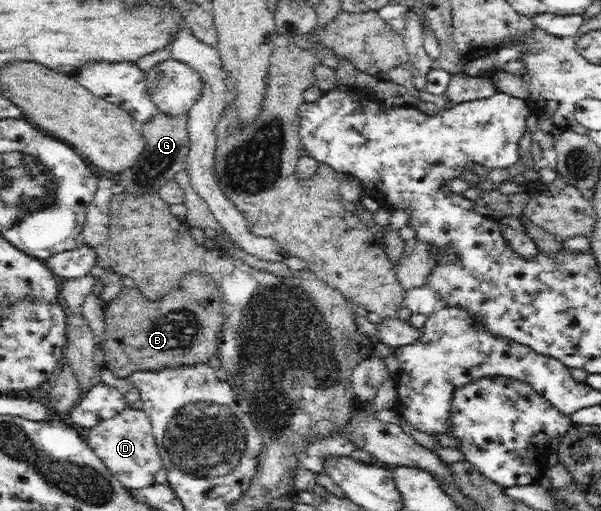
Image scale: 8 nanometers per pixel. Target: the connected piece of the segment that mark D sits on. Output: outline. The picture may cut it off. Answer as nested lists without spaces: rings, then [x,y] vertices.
[[[127,406],[113,418],[103,420],[88,430],[85,438],[111,474],[117,477],[117,480],[120,480],[128,490],[153,485],[155,474],[163,468],[163,461],[152,434],[152,423],[143,409]]]

